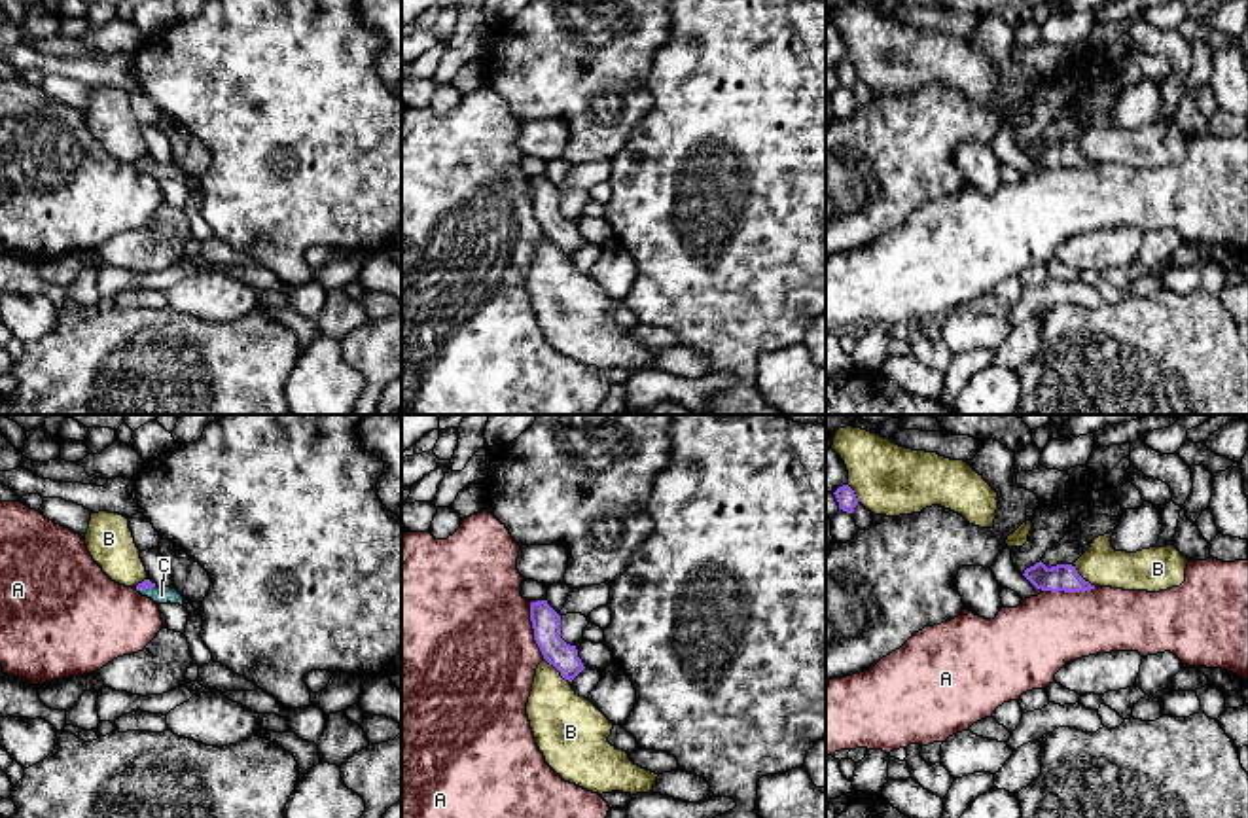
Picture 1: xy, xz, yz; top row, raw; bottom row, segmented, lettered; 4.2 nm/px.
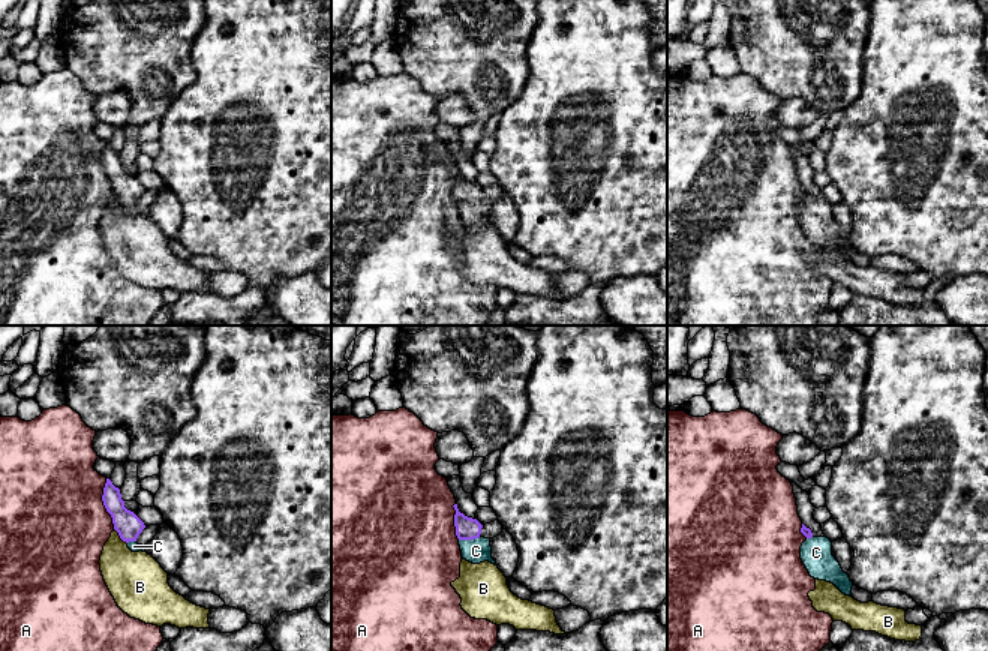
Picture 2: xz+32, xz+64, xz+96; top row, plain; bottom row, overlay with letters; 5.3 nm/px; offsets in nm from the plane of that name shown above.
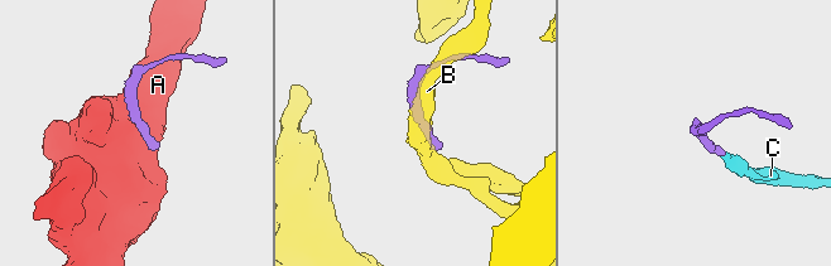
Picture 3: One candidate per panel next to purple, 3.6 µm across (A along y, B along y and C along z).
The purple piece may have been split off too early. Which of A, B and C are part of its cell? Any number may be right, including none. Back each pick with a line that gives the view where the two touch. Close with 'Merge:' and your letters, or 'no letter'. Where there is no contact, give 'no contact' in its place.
C: contact in xy
Merge: C

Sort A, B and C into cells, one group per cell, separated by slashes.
A / B / C

